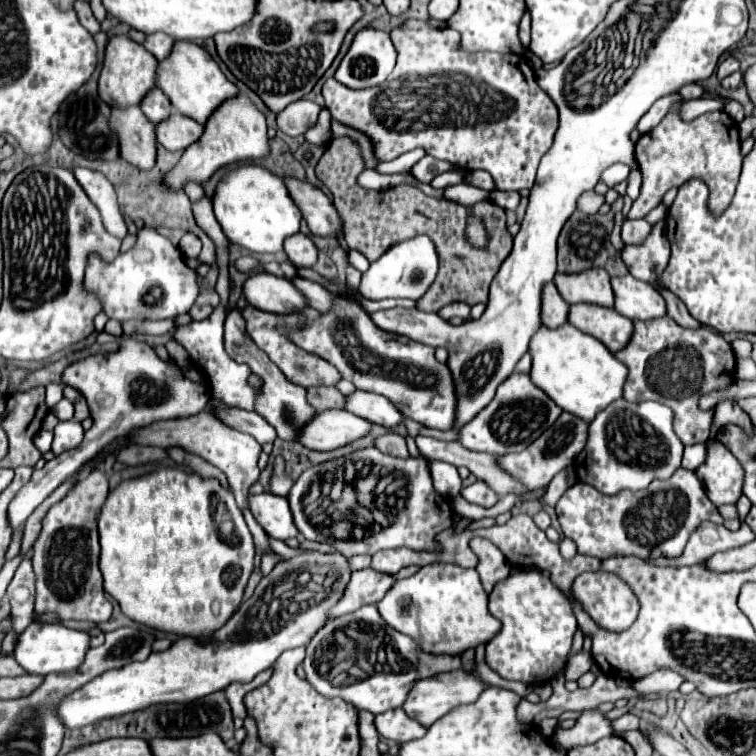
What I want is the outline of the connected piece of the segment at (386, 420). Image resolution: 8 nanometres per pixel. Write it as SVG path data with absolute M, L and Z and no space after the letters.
M355 390L353 394L345 396L345 410L369 422L381 424L385 428L391 428L405 420L401 412L387 398L381 398L379 394L363 392L363 390Z

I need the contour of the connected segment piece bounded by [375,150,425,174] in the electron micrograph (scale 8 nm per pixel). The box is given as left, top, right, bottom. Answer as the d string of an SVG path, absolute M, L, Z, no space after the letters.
M413 150L413 152L407 152L399 158L395 158L393 162L381 162L375 166L377 172L381 174L399 174L399 172L407 172L417 160L421 160L425 156L423 150Z

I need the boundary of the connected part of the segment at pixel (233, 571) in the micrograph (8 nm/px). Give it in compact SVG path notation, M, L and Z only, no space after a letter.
M157 468L147 476L121 482L101 508L99 543L105 592L119 602L129 620L201 642L223 628L239 608L253 572L253 536L231 490L225 490L217 480L203 480L179 468Z

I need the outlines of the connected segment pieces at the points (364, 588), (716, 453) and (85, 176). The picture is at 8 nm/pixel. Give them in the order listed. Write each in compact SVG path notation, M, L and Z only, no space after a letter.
M373 568L355 570L351 574L351 582L347 584L341 602L333 606L331 618L355 612L365 604L377 604L393 584L395 584L395 576L391 574Z
M707 440L707 458L695 474L715 506L735 504L739 500L743 480L737 478L737 458L721 442Z
M75 168L73 174L75 174L77 182L81 184L81 188L85 190L85 194L89 196L89 200L101 210L107 232L111 232L113 236L123 240L127 236L127 226L119 214L117 196L115 196L111 182L101 172L95 172L89 168Z

